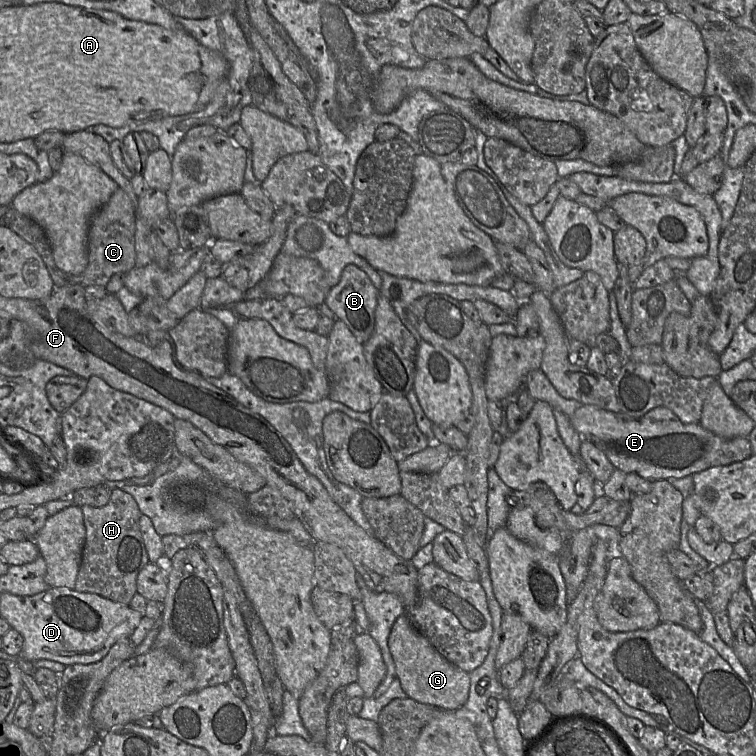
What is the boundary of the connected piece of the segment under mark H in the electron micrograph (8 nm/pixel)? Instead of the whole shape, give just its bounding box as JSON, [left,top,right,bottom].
[74,489,149,605]

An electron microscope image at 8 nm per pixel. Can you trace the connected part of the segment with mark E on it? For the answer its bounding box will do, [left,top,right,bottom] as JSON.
[569,405,752,481]

